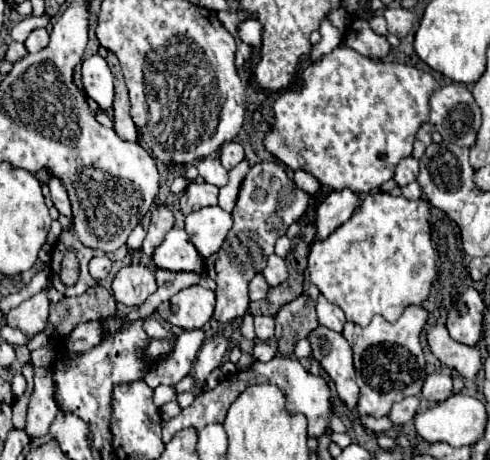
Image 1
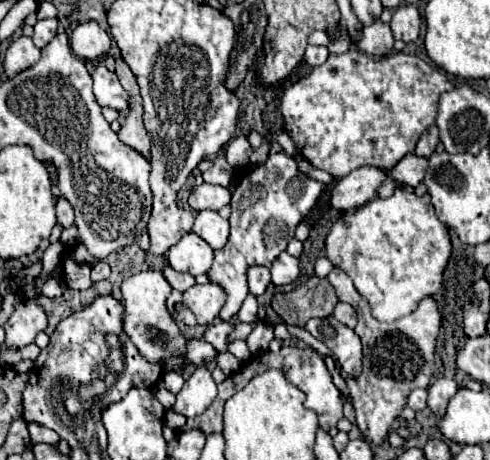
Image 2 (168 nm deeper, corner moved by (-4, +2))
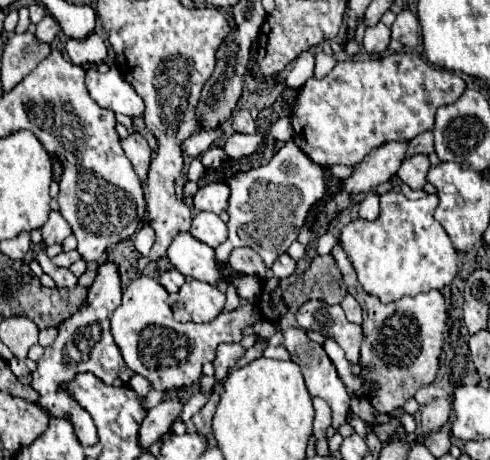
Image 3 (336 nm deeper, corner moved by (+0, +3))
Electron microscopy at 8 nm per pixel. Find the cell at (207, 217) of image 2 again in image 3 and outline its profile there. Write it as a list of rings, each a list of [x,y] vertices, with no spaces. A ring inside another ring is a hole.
[[[199,212],[193,218],[189,234],[193,238],[197,238],[199,242],[211,246],[211,248],[217,248],[221,242],[227,240],[227,226],[217,214],[213,214],[213,212]]]

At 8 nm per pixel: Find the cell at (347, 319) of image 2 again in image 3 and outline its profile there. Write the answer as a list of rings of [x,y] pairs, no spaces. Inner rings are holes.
[[[345,296],[345,300],[341,302],[341,306],[345,310],[347,320],[351,320],[355,324],[361,324],[361,306],[359,306],[359,302],[353,296]]]

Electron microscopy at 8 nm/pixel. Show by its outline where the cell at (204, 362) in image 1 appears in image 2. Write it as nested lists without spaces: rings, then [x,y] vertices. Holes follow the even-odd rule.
[[[199,365],[191,377],[187,379],[185,387],[177,393],[177,401],[173,409],[185,417],[195,417],[203,413],[217,397],[217,385],[211,377],[207,365]]]

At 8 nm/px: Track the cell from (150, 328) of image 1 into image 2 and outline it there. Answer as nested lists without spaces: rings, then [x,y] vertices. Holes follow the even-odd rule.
[[[187,339],[187,359],[195,365],[211,363],[215,359],[217,351],[213,345],[209,345],[203,339]]]

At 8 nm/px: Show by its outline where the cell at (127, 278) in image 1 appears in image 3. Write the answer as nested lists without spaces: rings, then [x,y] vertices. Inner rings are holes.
[[[149,276],[135,278],[123,292],[121,306],[111,316],[111,334],[119,346],[125,364],[151,382],[153,390],[169,392],[189,388],[199,382],[201,366],[215,360],[217,346],[223,342],[241,342],[243,330],[261,320],[261,312],[253,304],[241,304],[231,312],[221,312],[213,322],[181,324],[173,320],[167,304],[167,290]]]

